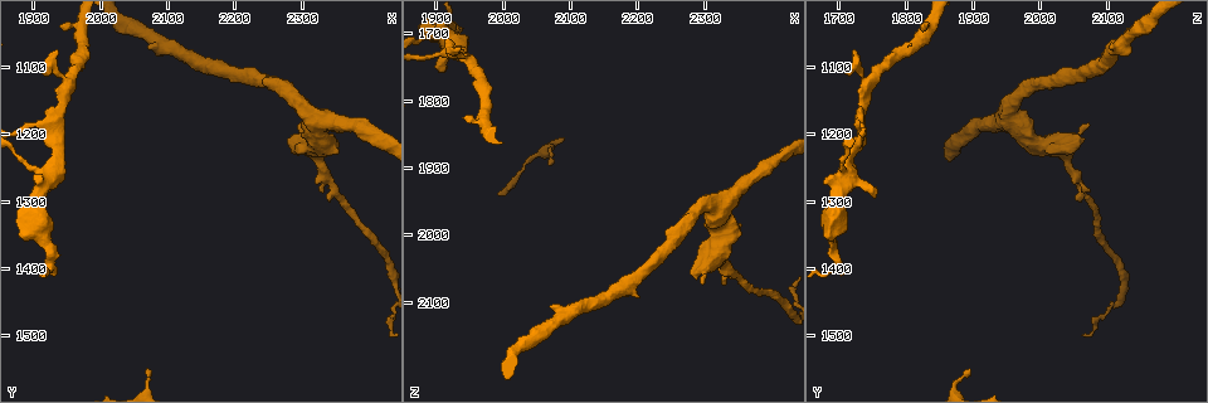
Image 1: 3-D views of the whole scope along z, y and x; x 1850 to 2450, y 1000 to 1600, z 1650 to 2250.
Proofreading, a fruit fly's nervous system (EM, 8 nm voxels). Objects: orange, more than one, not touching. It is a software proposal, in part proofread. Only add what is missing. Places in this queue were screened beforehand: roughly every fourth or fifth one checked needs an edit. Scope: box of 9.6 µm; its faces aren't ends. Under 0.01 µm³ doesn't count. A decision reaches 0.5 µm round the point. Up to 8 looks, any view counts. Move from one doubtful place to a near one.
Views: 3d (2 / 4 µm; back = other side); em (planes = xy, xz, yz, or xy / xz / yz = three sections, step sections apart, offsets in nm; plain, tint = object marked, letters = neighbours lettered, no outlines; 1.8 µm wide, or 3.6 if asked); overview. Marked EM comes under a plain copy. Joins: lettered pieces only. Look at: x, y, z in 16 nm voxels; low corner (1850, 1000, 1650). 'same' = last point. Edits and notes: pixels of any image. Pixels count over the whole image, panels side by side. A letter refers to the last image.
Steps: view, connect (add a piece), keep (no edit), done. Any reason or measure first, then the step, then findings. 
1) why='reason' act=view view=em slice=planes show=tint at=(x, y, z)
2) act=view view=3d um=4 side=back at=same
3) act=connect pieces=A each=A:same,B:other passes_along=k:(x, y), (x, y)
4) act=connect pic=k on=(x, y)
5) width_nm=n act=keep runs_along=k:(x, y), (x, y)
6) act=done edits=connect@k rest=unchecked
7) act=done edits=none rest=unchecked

why='free end' act=view view=em slice=xy step=16 show=tint at=(2065, 1550, 1890)

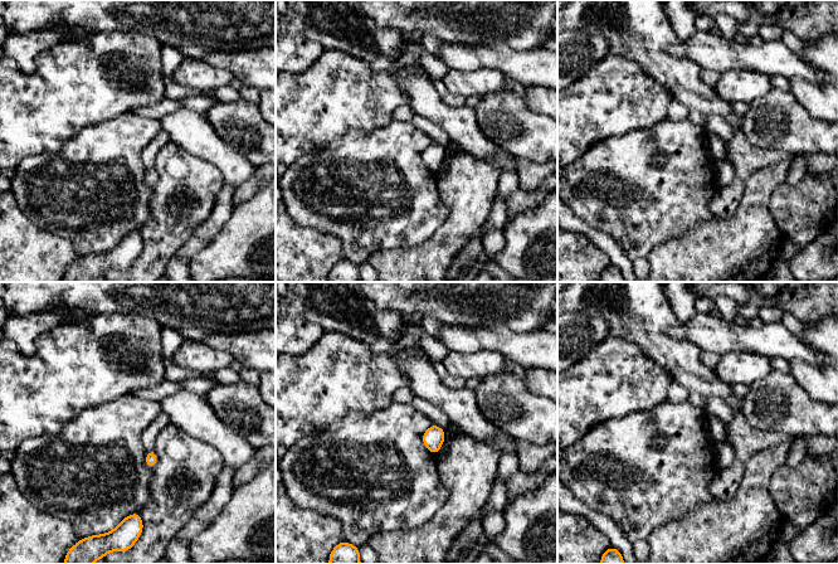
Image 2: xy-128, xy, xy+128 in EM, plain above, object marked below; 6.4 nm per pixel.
why='cut it another way' act=view view=em slice=yz step=16 show=letters at=same

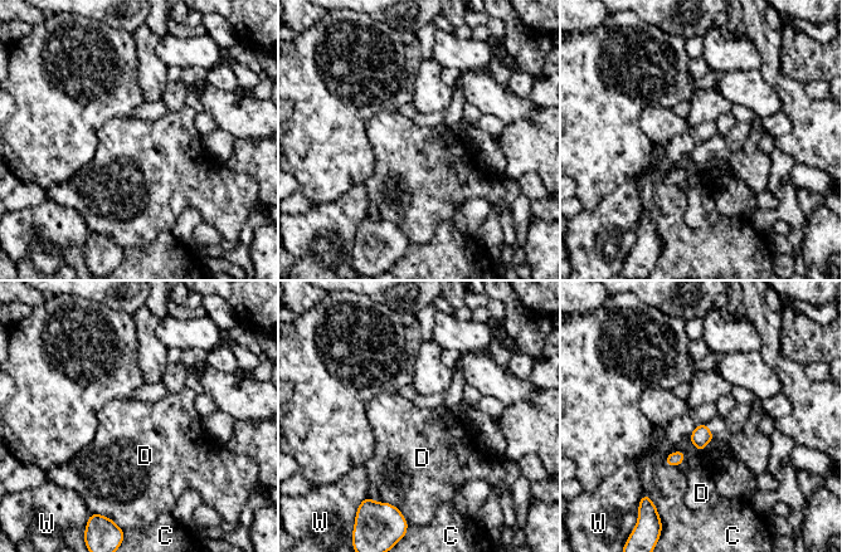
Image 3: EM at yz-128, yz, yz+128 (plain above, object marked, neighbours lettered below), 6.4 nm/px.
width_nm=130 act=keep each=C:other,D:other,W:other border=3:(388, 502), (395, 506) found='no lettered piece goes on from it'

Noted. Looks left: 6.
why='sharp bend' act=view view=3d um=4 at=(1925, 1395, 1700)

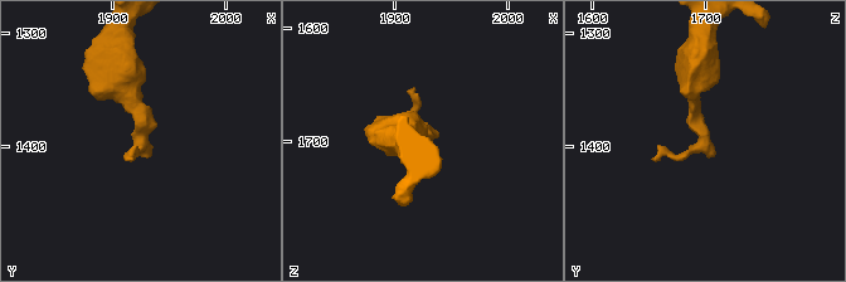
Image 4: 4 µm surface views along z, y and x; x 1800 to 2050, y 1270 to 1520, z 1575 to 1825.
why='need the tissue' act=view view=em slice=planes show=letters at=(1928, 1390, 1700)

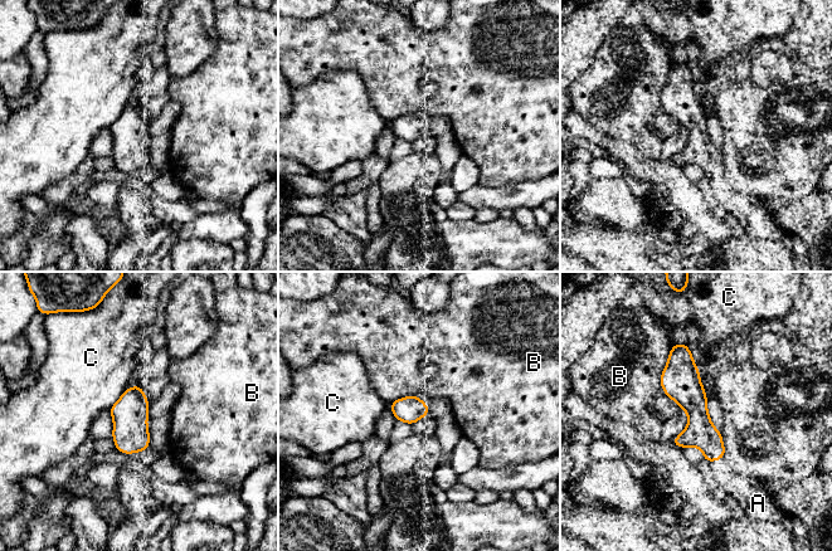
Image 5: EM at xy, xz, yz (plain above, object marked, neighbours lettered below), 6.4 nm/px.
act=connect pieces=A each=A:same,B:other,C:other found='it goes on there'

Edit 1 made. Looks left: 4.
why='redraw' act=view view=overview

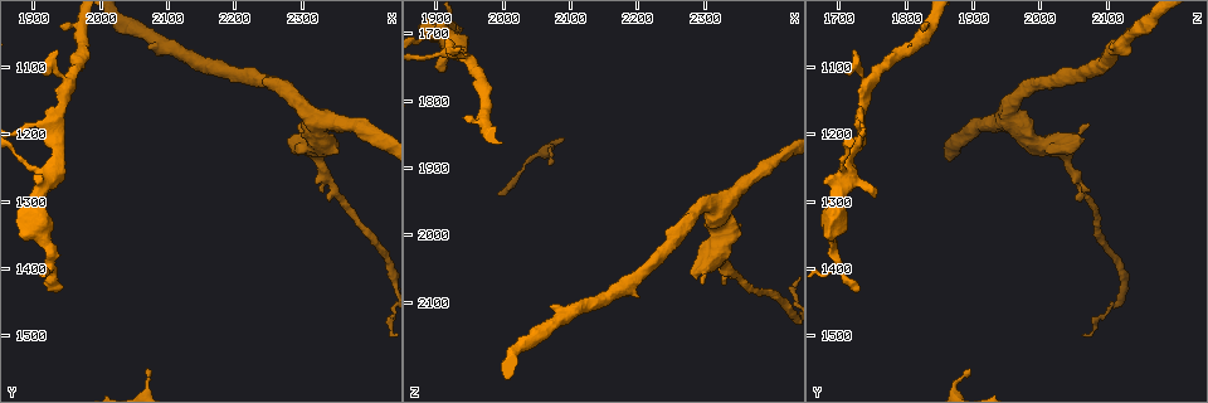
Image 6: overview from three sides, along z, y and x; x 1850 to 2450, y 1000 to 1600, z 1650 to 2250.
why='an open end' act=view view=em slice=yz step=4 show=tint at=(1910, 1295, 1750)

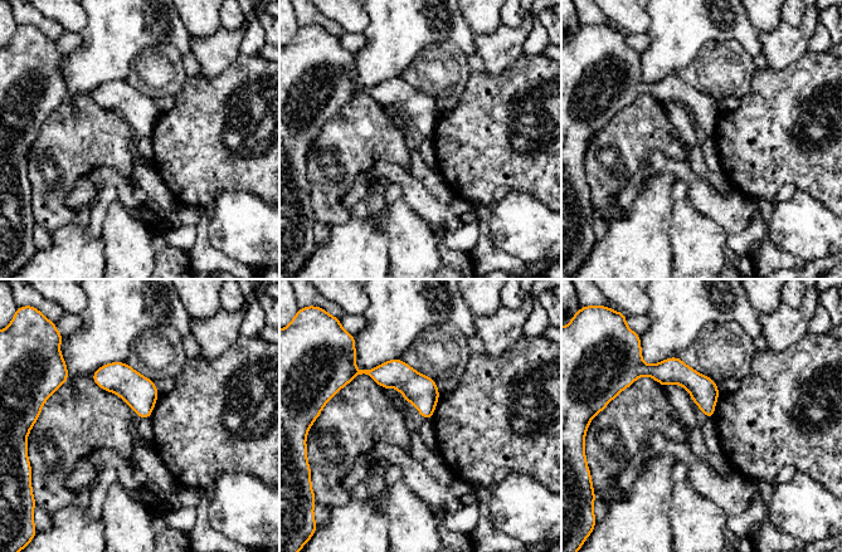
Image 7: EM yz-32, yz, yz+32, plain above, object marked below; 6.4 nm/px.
why='cut it another way' act=view view=em slice=planes show=letters at=same

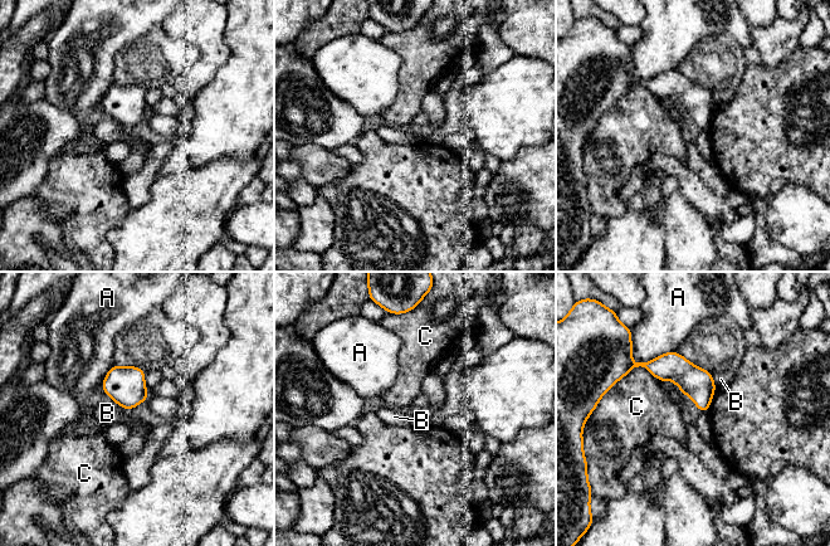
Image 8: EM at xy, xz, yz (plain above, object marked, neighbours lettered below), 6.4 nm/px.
act=keep each=A:other,B:other,C:other border=8:(106, 394), (125, 410) found='no lettered piece goes on from it'

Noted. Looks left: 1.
act=done edits=connect@5 rest=unchecked

